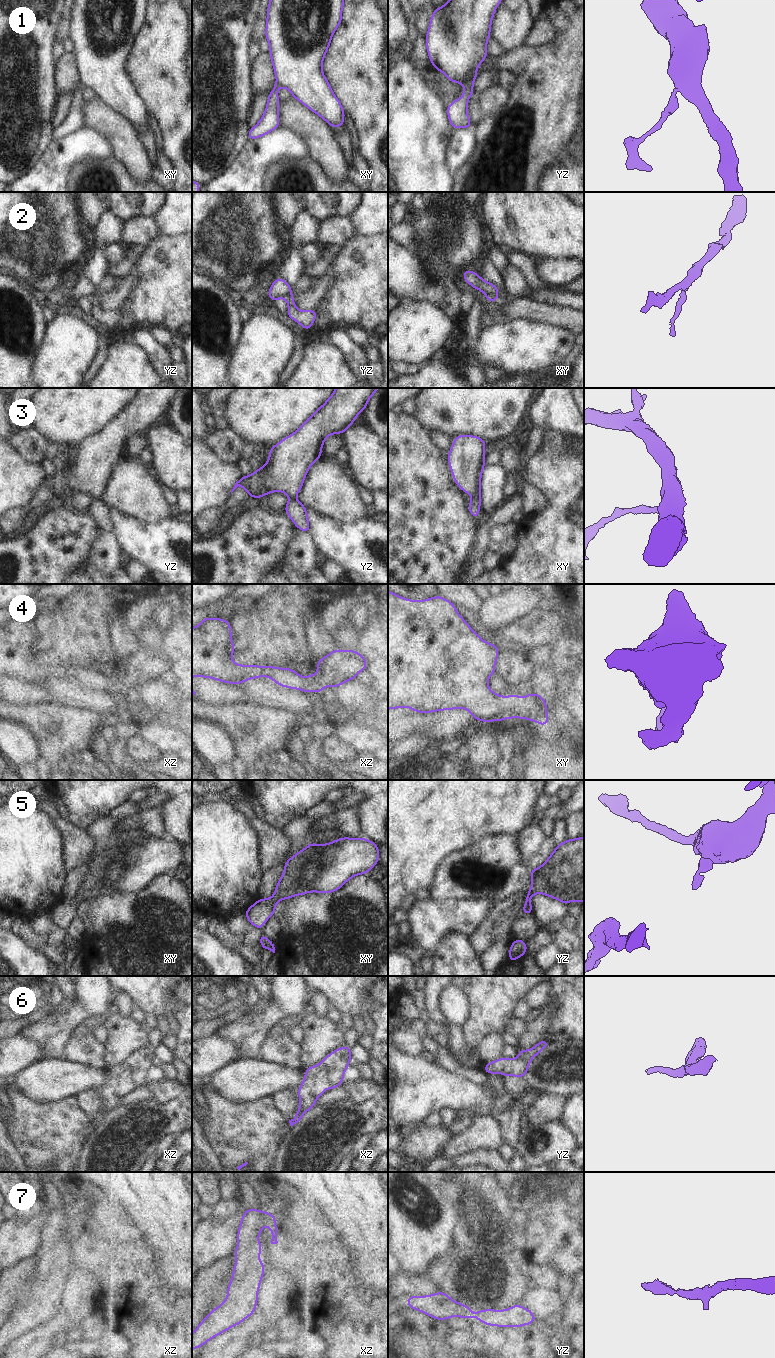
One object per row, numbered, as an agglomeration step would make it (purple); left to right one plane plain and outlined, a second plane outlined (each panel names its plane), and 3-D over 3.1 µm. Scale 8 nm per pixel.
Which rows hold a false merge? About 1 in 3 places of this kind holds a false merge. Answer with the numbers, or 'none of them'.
2, 6

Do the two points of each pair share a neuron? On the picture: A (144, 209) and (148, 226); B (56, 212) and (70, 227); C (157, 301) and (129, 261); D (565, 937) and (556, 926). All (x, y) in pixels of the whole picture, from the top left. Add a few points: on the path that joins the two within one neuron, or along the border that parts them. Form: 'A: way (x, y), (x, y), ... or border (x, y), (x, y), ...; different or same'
A: border (154, 218), (133, 217), (125, 223); different
B: way (59, 216), (66, 223); same
C: border (143, 248), (141, 257), (126, 274); different
D: way (562, 934), (557, 929); same

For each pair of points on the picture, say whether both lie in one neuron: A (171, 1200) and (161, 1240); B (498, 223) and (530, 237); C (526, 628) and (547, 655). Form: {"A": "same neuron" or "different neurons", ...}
{"A": "same neuron", "B": "same neuron", "C": "different neurons"}

